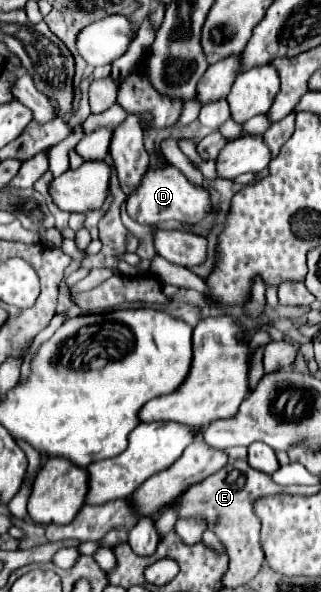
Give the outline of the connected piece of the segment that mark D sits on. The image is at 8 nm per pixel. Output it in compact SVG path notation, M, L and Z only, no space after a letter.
M173 166L153 168L145 172L139 186L127 198L127 214L139 224L149 224L149 226L157 226L159 222L167 220L181 220L193 224L199 218L203 218L209 212L209 208L211 208L209 192L205 188L191 186L187 178Z

